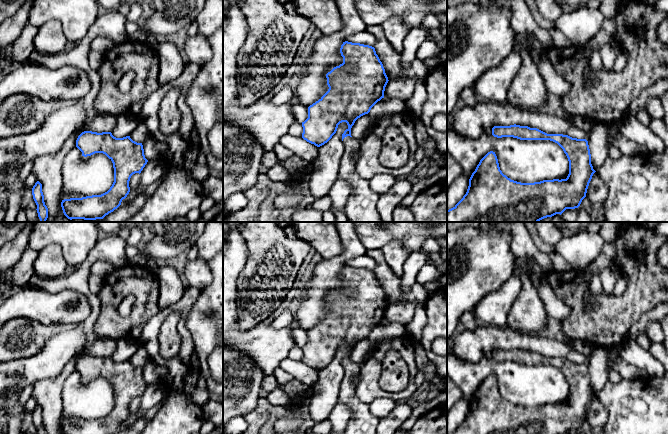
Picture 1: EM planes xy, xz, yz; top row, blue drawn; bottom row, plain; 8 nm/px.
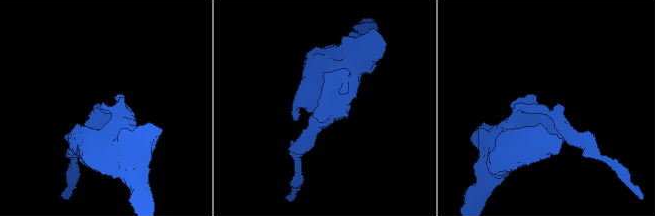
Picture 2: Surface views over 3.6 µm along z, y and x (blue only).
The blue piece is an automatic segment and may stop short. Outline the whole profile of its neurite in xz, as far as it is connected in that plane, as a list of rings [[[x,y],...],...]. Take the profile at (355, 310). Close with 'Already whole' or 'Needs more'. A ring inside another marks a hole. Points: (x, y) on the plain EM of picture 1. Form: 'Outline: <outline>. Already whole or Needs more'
Outline: [[[345,265],[341,269],[340,277],[343,287],[326,298],[328,315],[308,331],[308,342],[302,346],[302,362],[320,371],[332,362],[340,347],[346,346],[348,352],[342,358],[345,376],[338,395],[338,400],[351,410],[345,434],[377,434],[379,419],[371,414],[369,404],[359,400],[356,388],[353,386],[353,380],[360,374],[362,364],[351,360],[351,352],[358,342],[368,338],[371,332],[384,322],[385,311],[389,304],[374,271]]]. Needs more

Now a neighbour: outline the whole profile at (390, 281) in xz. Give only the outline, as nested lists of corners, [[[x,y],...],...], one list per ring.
[[[380,249],[367,250],[365,255],[372,258],[377,264],[374,272],[383,288],[388,304],[393,304],[397,301],[417,301],[425,303],[432,295],[424,285],[418,282],[415,282],[408,292],[403,292],[401,289],[400,274],[390,269]]]

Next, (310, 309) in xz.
[[[336,222],[335,227],[343,252],[333,258],[321,258],[315,263],[305,292],[297,299],[294,307],[292,324],[307,332],[328,315],[326,298],[343,287],[340,272],[346,262],[365,255],[367,251],[356,233],[354,222]]]

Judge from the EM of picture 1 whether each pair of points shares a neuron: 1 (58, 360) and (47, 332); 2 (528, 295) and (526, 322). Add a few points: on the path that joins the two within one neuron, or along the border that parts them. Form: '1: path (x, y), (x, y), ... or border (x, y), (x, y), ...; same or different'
1: border (65, 329), (55, 333), (33, 355); different
2: path (528, 302), (527, 315); same

